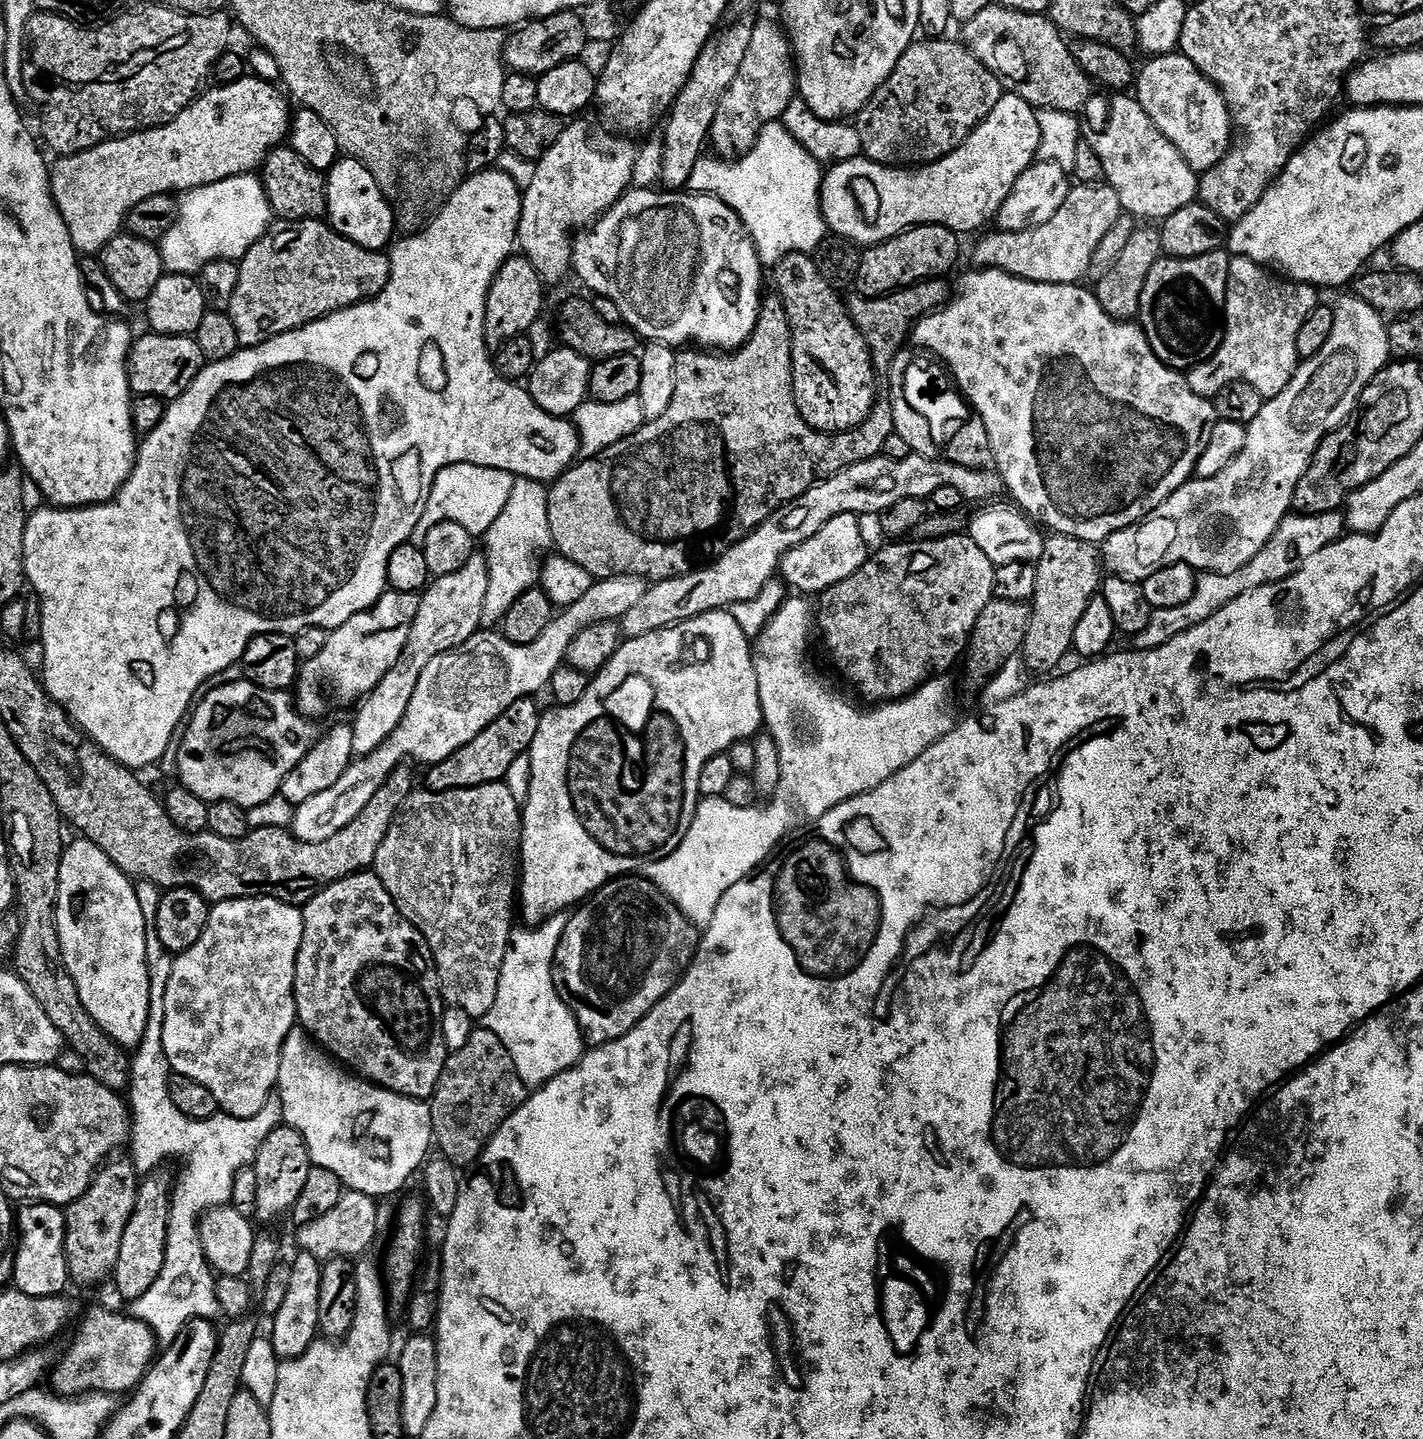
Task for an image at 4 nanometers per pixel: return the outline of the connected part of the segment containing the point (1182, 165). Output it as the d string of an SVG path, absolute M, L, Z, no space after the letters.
M1116 94L1111 98L1108 125L1097 134L1092 144L1100 159L1100 168L1108 179L1105 180L1107 187L1118 194L1118 202L1127 215L1144 222L1162 222L1197 199L1200 191L1198 174L1157 130L1154 122L1150 122L1146 110L1142 110L1131 95Z

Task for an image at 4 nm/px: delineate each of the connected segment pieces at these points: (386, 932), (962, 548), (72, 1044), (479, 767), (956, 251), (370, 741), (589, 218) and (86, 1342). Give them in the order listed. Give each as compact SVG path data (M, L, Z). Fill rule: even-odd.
M372 870L355 872L352 876L343 876L338 882L321 888L307 904L303 905L302 911L304 914L304 937L296 963L296 1019L299 1027L311 1036L313 1041L323 1048L333 1060L339 1062L345 1069L351 1070L357 1077L367 1080L370 1084L377 1084L380 1088L390 1090L394 1094L402 1094L425 1102L431 1101L450 1055L446 1042L442 1038L444 1008L441 1006L440 985L432 982L432 985L428 986L426 979L416 978L420 974L418 969L403 962L403 960L413 960L414 963L424 967L426 975L432 977L437 975L432 953L421 948L421 945L424 944L424 936L396 909L396 904L390 898L386 886Z
M968 534L941 540L885 543L850 578L819 593L820 613L816 620L824 635L824 648L837 670L860 688L868 702L903 700L925 681L951 673L952 663L959 656L961 659L976 628L978 614L994 599L996 569Z
M16 884L20 922L20 936L16 940L14 971L26 982L30 994L38 1001L38 1006L46 1010L46 1018L58 1026L64 1035L65 1045L76 1051L78 1059L84 1063L83 1071L92 1076L102 1086L124 1090L129 1087L132 1062L129 1053L115 1044L110 1037L90 1018L82 998L78 998L78 986L64 961L62 946L56 929L56 903L58 886L26 886Z
M532 698L514 702L514 706L510 706L494 723L486 726L486 730L482 730L478 738L450 754L450 758L431 765L427 769L427 791L449 792L459 788L477 788L483 784L501 783L505 779L504 775L515 766L516 759L531 749L542 715L542 708L539 708L536 702Z
M919 224L894 238L871 245L861 255L855 291L861 296L886 296L923 280L947 277L960 256L961 237L941 224Z
M473 554L460 570L454 570L454 574L435 577L428 587L423 589L420 596L418 614L414 618L412 629L410 630L410 638L406 642L398 662L386 674L386 678L382 678L382 682L378 682L375 690L363 697L361 704L364 705L357 710L356 721L351 721L353 750L357 757L368 756L374 750L378 750L378 746L382 746L382 742L386 742L386 738L390 738L390 734L394 734L398 722L402 722L402 718L406 714L406 706L410 706L410 698L414 694L414 686L418 686L418 678L422 678L422 670L426 670L426 666L430 666L430 662L434 662L434 658L438 658L438 654L449 652L451 648L462 646L469 638L481 631L482 608L485 603L487 578L486 556L484 554Z
M578 122L569 123L559 142L550 146L550 150L546 150L544 157L535 165L536 173L533 174L532 181L529 182L528 188L526 184L522 192L518 248L519 251L524 251L521 252L523 259L532 263L540 279L545 282L560 280L567 272L573 271L573 233L599 220L605 212L610 211L616 205L621 196L629 191L630 185L633 183L633 181L631 182L632 171L636 168L634 145L627 144L624 140L612 140L604 153L594 150L590 154L588 140L584 136L581 126L576 123Z
M92 1308L84 1316L80 1329L76 1332L76 1341L68 1348L64 1357L50 1373L51 1387L65 1398L75 1398L85 1394L131 1393L143 1380L158 1354L158 1339L152 1329L132 1314L123 1316L120 1312L107 1312L104 1308Z

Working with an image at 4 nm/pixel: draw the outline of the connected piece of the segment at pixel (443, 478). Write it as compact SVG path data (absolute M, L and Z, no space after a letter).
M452 464L443 468L432 484L427 506L418 526L415 527L412 540L422 542L434 525L442 521L454 521L460 526L465 526L473 537L484 536L508 504L515 479L508 471L494 470L490 467Z

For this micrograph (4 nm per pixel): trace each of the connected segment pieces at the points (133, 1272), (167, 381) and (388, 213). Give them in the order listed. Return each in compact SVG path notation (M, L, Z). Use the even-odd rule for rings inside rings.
M157 1170L150 1176L152 1185L139 1189L134 1214L130 1222L126 1222L126 1230L122 1234L122 1250L118 1254L118 1262L114 1273L116 1288L120 1296L128 1302L142 1298L154 1282L162 1274L168 1249L168 1210L170 1193L174 1187L173 1177L168 1177L164 1170Z
M147 334L135 341L128 354L128 384L136 396L157 396L171 402L185 392L204 369L202 346L195 336L158 336Z
M341 158L326 174L326 191L328 193L327 223L350 242L366 250L384 252L393 243L397 235L396 215L382 194L374 174L366 170L361 160Z

